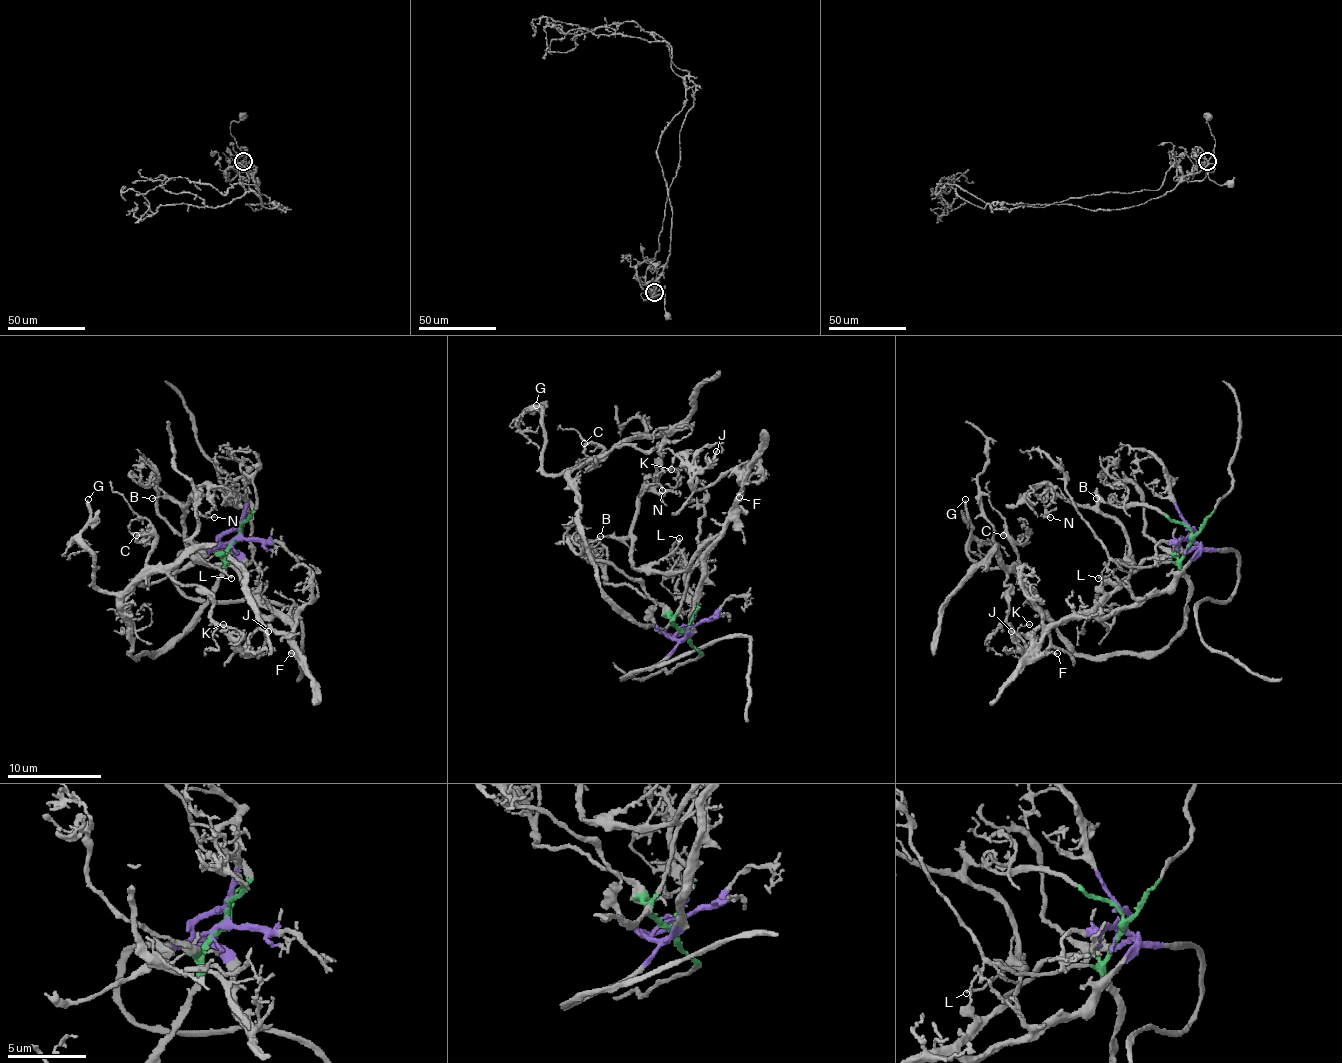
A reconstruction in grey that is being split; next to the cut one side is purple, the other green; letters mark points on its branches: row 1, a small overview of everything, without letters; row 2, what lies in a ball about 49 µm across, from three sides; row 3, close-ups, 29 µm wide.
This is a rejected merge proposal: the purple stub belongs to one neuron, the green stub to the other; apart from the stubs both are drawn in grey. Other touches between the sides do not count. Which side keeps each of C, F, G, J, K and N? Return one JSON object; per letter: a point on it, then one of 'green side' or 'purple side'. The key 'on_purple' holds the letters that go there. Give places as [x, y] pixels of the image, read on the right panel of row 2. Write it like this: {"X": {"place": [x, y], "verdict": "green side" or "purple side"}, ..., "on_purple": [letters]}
{"C": {"place": [1003, 535], "verdict": "green side"}, "F": {"place": [1057, 653], "verdict": "purple side"}, "G": {"place": [965, 499], "verdict": "green side"}, "J": {"place": [1011, 631], "verdict": "purple side"}, "K": {"place": [1029, 624], "verdict": "purple side"}, "N": {"place": [1050, 517], "verdict": "purple side"}, "on_purple": ["F", "J", "K", "N"]}

